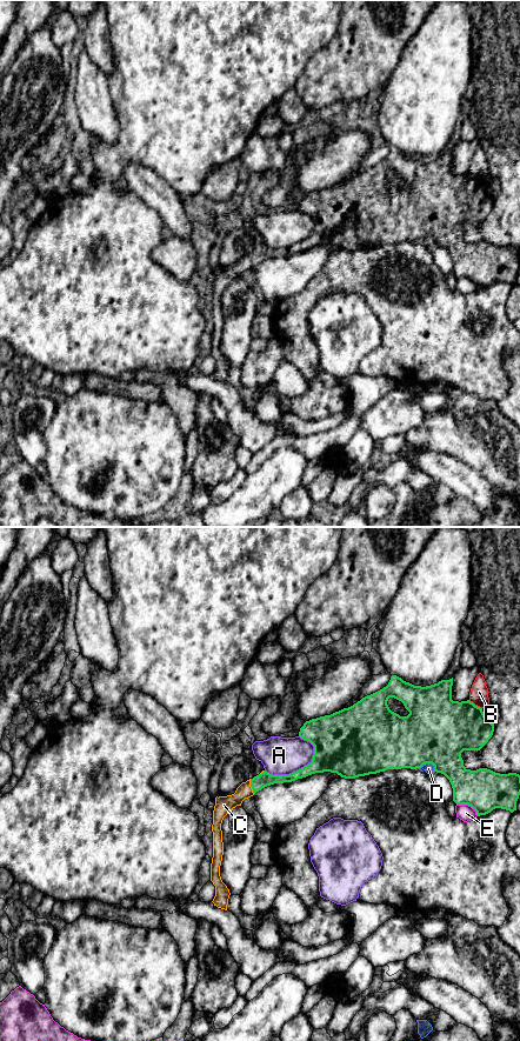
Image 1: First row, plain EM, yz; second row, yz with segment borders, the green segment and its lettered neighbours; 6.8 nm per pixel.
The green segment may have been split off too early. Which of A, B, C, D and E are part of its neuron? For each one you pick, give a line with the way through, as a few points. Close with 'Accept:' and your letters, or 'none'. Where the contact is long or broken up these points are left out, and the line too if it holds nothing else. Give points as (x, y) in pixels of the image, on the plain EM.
C: runs through yz (265, 252), (251, 259), (234, 273), (224, 278)
Accept: C

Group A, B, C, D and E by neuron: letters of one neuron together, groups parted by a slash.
A / B / C / D / E

